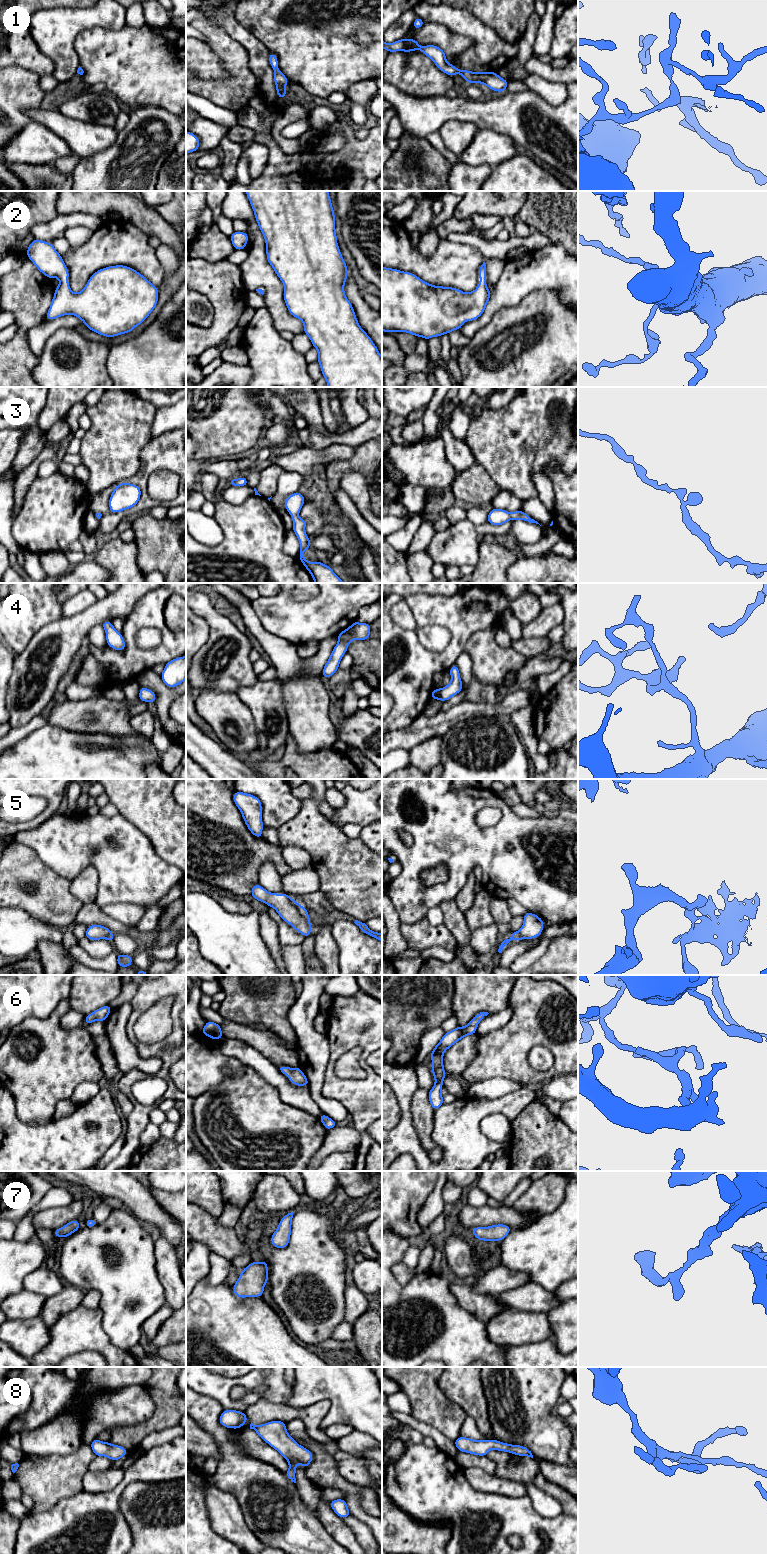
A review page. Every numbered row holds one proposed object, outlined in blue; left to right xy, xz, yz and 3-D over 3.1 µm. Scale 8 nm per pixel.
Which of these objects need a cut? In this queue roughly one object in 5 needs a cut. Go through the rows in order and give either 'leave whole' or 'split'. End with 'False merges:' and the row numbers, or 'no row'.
1: leave whole
2: leave whole
3: leave whole
4: leave whole
5: split
6: leave whole
7: leave whole
8: leave whole
False merges: 5

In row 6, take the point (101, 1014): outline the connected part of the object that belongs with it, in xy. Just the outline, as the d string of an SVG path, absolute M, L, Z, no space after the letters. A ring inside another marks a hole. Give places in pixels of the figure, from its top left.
M105 1005L95 1011L93 1011L89 1015L85 1015L85 1025L89 1025L93 1021L102 1021L104 1022L110 1012L112 1011L113 1008L111 1008L109 1005Z

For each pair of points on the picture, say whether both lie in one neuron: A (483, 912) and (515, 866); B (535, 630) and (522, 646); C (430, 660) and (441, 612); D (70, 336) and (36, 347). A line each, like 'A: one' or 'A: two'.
A: two
B: two
C: one
D: two

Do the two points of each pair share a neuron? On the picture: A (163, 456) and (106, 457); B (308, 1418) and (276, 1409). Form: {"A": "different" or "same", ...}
{"A": "different", "B": "same"}

